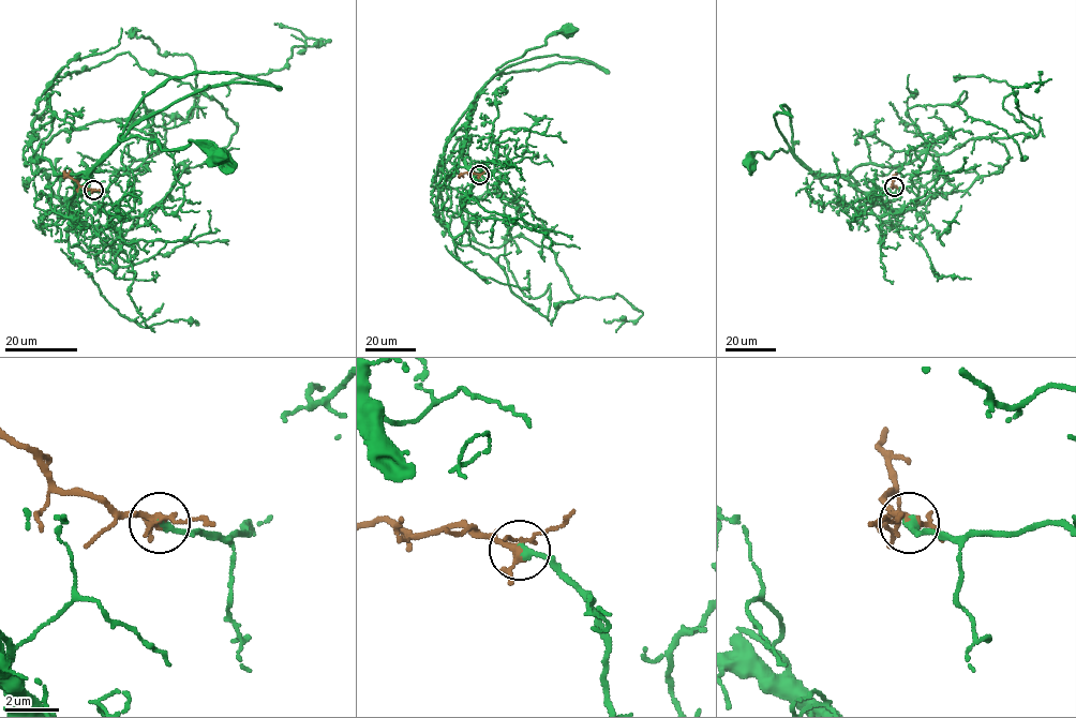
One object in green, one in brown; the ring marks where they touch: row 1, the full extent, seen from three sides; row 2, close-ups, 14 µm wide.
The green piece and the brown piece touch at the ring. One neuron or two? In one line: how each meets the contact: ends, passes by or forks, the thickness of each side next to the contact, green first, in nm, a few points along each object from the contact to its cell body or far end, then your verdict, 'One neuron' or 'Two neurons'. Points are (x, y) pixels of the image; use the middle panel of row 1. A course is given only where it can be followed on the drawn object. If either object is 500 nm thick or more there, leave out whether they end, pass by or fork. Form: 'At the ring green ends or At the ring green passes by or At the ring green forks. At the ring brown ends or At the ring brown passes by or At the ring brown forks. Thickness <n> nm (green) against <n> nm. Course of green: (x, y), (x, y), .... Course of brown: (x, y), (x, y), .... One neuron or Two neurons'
At the ring green ends. At the ring brown forks. Thickness 320 nm (green) against 200 nm. Course of green: (479, 175), (489, 192), (483, 199), (469, 195), (474, 173), (463, 156), (476, 94), (499, 68), (567, 30). Course of brown: (479, 175), (466, 171), (458, 177). One neuron

